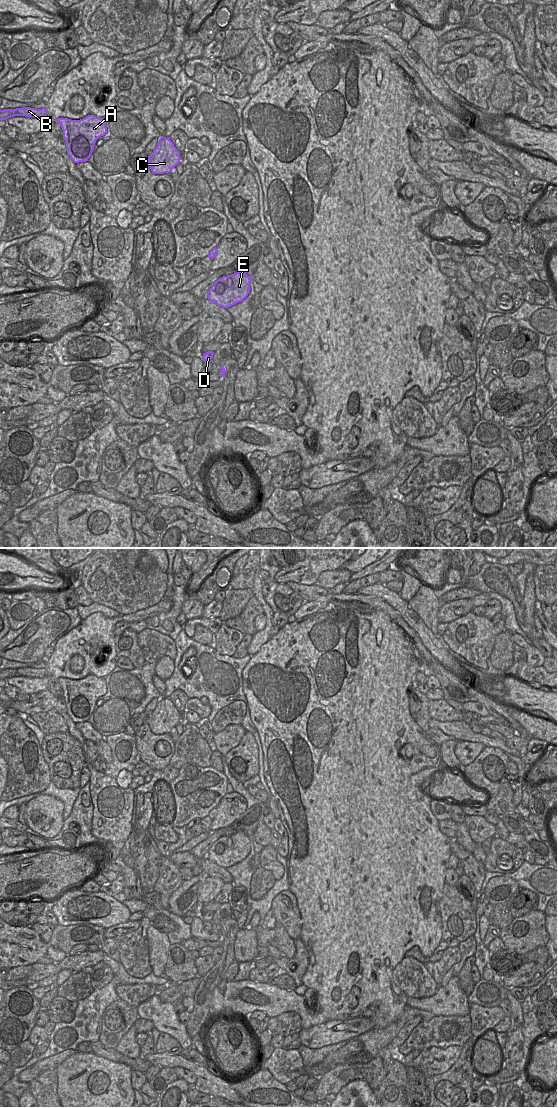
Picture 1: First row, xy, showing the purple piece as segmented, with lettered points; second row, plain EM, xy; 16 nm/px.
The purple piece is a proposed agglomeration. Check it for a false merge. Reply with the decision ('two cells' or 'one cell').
one cell

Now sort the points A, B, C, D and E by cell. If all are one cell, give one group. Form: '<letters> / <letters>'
A B C D E

